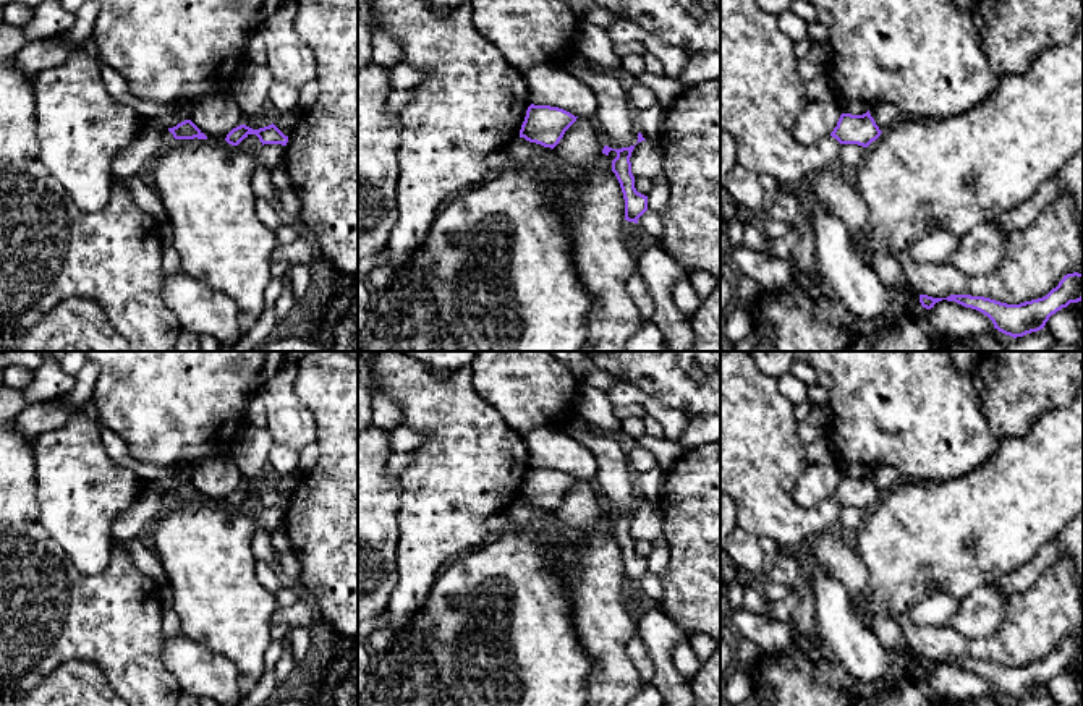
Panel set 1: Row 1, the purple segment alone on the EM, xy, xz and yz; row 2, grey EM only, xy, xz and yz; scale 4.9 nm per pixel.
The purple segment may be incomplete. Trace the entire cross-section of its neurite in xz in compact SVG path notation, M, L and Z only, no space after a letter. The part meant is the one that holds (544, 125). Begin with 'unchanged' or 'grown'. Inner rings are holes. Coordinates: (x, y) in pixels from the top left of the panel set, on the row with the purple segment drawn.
unchanged; M531 104L526 110L520 138L554 149L576 118L558 107Z

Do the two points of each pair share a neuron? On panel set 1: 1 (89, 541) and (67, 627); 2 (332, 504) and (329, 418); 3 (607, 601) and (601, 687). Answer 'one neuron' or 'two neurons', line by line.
1: two neurons
2: one neuron
3: one neuron

